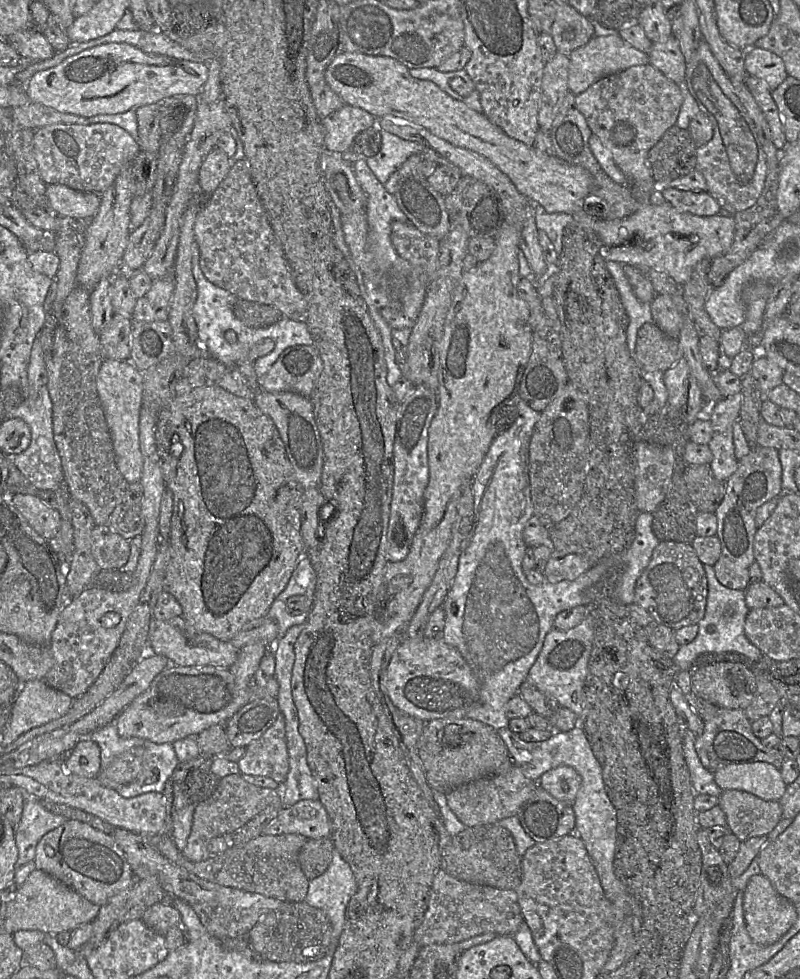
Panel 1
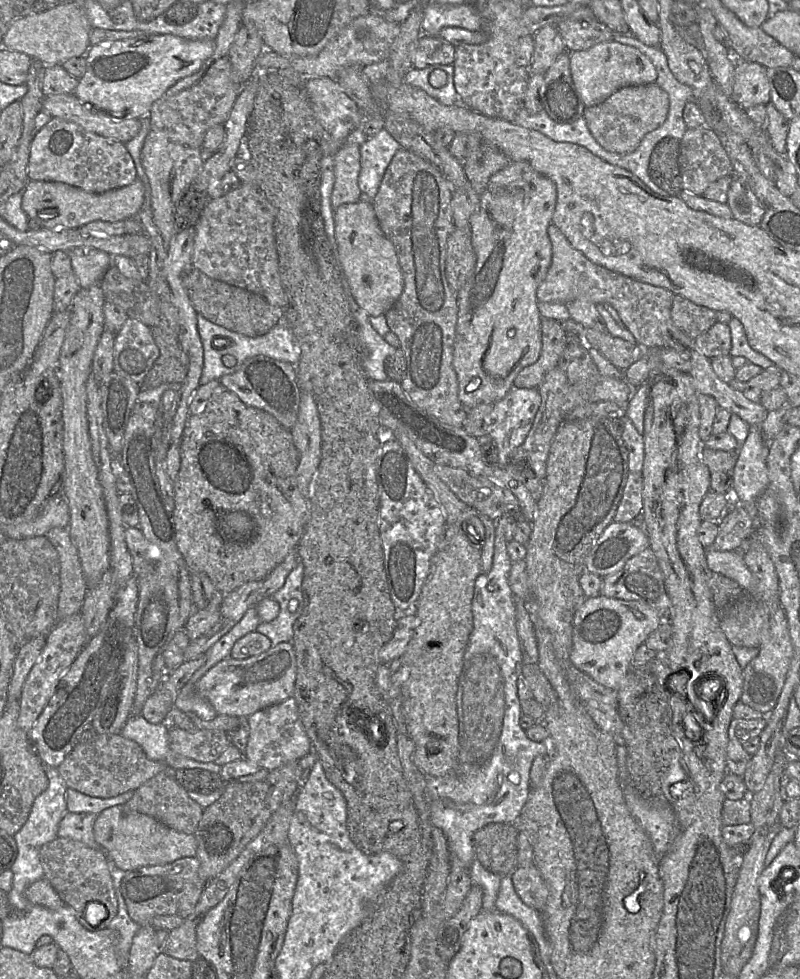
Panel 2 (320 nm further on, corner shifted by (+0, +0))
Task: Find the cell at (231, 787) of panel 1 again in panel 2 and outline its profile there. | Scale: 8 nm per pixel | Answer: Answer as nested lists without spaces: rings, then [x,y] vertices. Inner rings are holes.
[[[185,857],[171,863],[126,871],[120,889],[130,918],[144,926],[151,925],[152,919],[159,915],[189,917],[207,883],[200,877],[199,868],[196,857]]]

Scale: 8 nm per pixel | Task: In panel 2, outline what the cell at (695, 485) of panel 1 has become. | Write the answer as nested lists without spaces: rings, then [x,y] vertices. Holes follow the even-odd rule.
[[[702,447],[702,459],[710,472],[710,491],[731,494],[733,472],[738,458],[738,449],[723,451]]]

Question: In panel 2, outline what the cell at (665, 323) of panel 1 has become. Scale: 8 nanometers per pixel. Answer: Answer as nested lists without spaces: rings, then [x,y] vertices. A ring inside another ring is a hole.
[[[678,294],[673,295],[671,318],[692,339],[706,332],[717,321],[716,311],[697,305]]]

